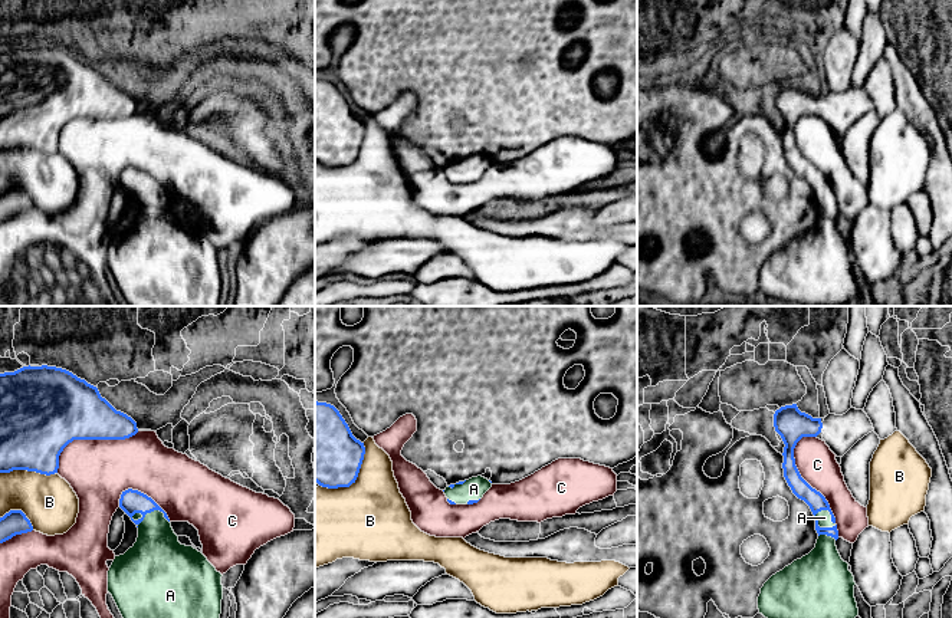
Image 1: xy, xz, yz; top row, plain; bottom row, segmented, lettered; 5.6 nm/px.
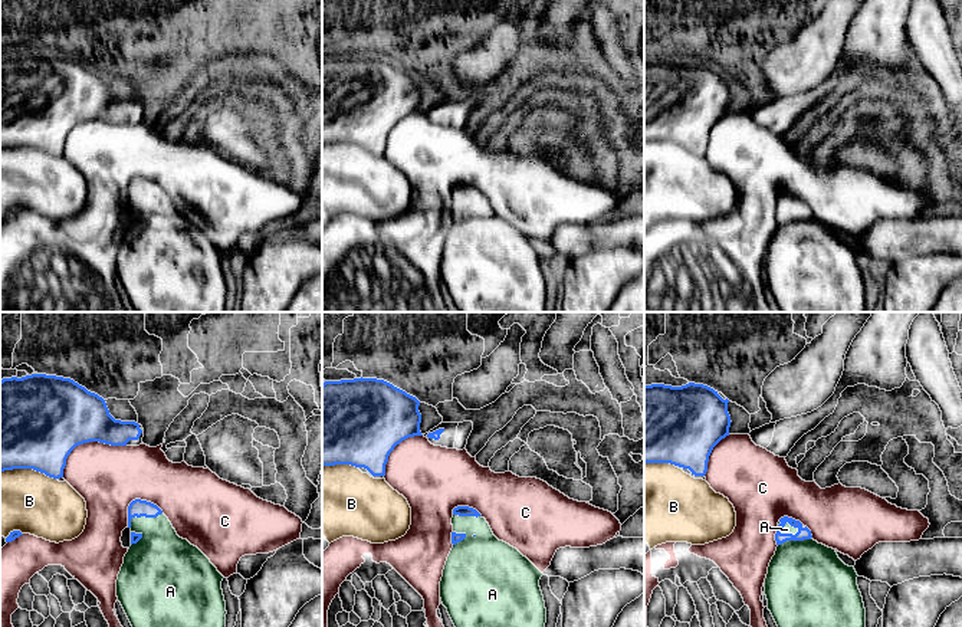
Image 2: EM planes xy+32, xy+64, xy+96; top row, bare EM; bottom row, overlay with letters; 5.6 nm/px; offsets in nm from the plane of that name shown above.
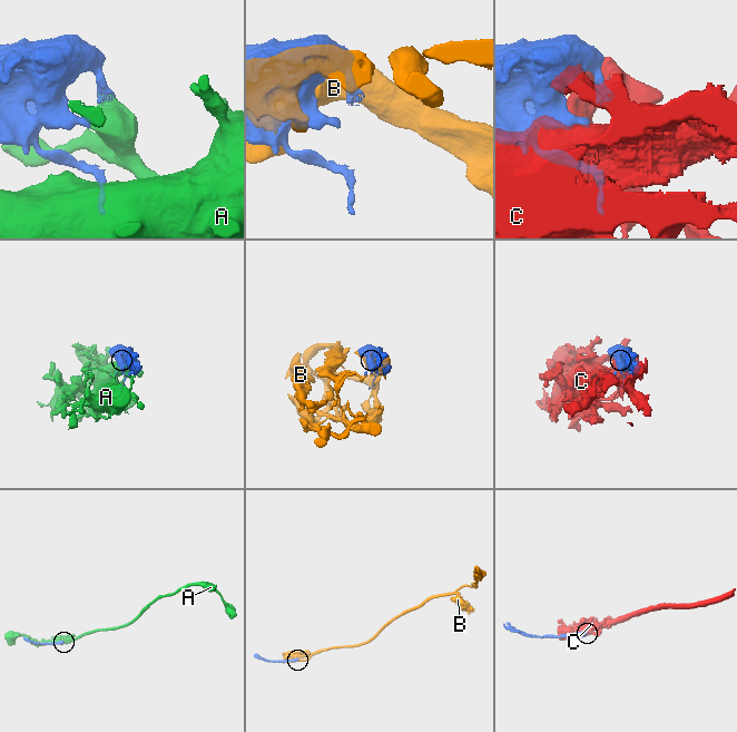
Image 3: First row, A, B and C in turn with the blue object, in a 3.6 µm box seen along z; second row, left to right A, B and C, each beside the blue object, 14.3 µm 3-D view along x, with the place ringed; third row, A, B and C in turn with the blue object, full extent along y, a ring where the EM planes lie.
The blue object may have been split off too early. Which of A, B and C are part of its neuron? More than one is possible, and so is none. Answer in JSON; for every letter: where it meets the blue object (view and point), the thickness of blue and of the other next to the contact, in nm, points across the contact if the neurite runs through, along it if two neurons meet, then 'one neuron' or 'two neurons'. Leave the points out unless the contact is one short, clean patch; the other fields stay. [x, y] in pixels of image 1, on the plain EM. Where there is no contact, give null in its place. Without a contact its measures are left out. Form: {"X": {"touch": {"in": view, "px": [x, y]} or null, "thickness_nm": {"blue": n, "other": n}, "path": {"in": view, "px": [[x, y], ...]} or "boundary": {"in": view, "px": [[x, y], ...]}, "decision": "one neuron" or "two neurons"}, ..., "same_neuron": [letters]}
{"A": {"touch": {"in": "xy", "px": [151, 188]}, "thickness_nm": {"blue": 140, "other": 280}, "decision": "two neurons"}, "B": {"touch": {"in": "xz", "px": [355, 157]}, "thickness_nm": {"blue": 380, "other": 440}, "decision": "two neurons"}, "C": {"touch": {"in": "yz", "px": [811, 165]}, "thickness_nm": {"blue": 100, "other": 220}, "decision": "two neurons"}, "same_neuron": []}

